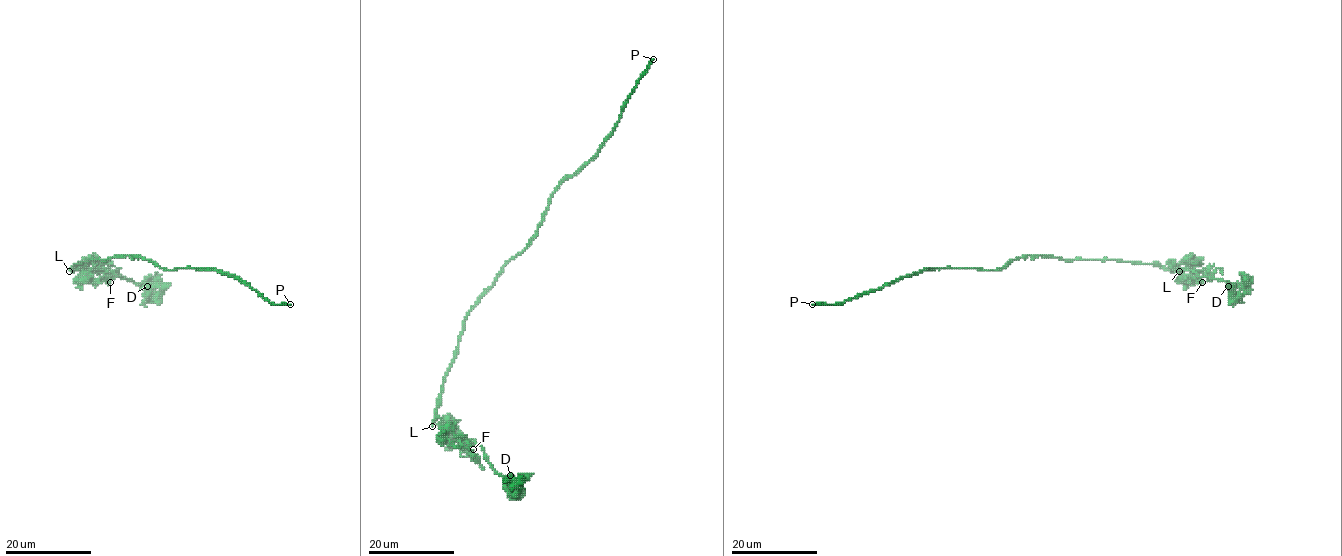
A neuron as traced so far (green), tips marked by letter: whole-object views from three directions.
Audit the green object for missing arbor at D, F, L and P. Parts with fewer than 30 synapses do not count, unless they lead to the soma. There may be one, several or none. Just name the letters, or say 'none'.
P

